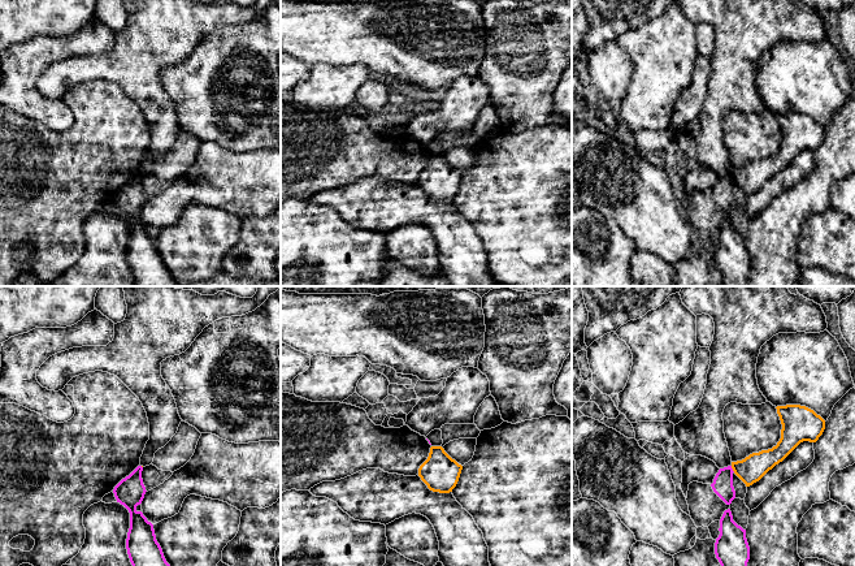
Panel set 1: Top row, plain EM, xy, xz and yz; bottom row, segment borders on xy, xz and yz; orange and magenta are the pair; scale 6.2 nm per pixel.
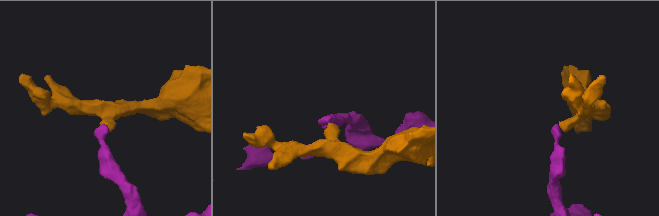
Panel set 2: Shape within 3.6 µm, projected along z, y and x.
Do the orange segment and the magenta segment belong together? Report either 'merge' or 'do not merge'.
do not merge

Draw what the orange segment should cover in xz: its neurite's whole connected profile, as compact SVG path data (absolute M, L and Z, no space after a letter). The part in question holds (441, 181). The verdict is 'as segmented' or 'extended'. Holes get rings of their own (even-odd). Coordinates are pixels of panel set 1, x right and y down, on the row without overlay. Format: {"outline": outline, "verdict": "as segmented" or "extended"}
{"outline": "M431 155L428 168L420 174L418 185L433 200L450 202L456 195L463 174L442 155Z", "verdict": "as segmented"}

